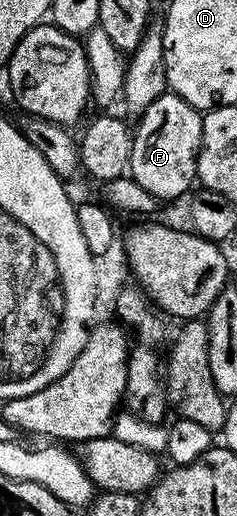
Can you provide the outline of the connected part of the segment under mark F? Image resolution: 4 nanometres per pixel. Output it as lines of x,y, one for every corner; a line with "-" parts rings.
169,90
154,98
154,102
150,102
150,106
146,106
146,110
139,113
138,120
140,125
135,125
132,138
130,175
138,182
138,186
142,186
142,190
150,190
150,194
154,194
157,201
176,200
191,186
192,180
194,184
197,179
196,157
200,154
204,117
197,108
190,106
190,102

